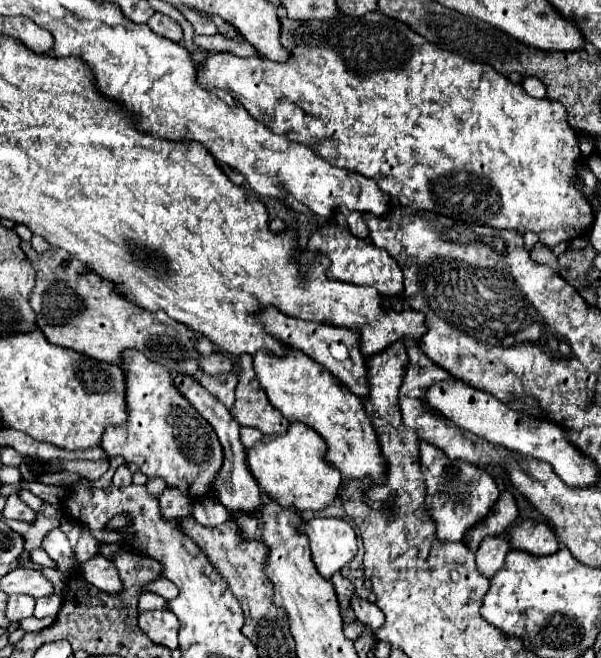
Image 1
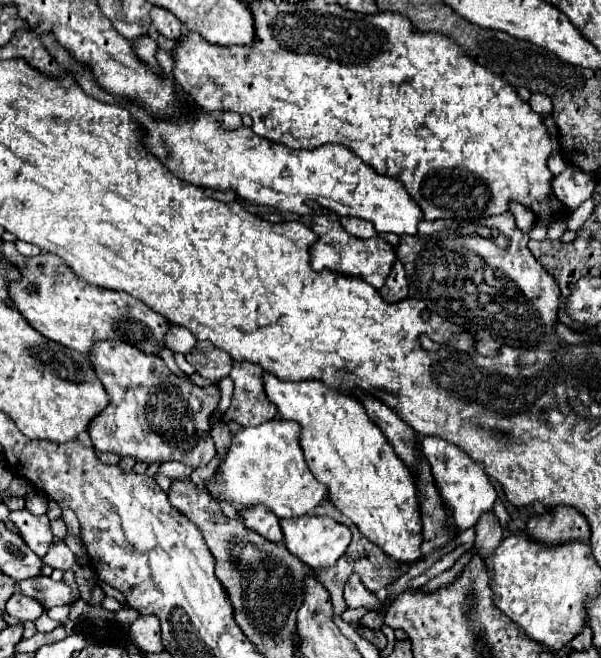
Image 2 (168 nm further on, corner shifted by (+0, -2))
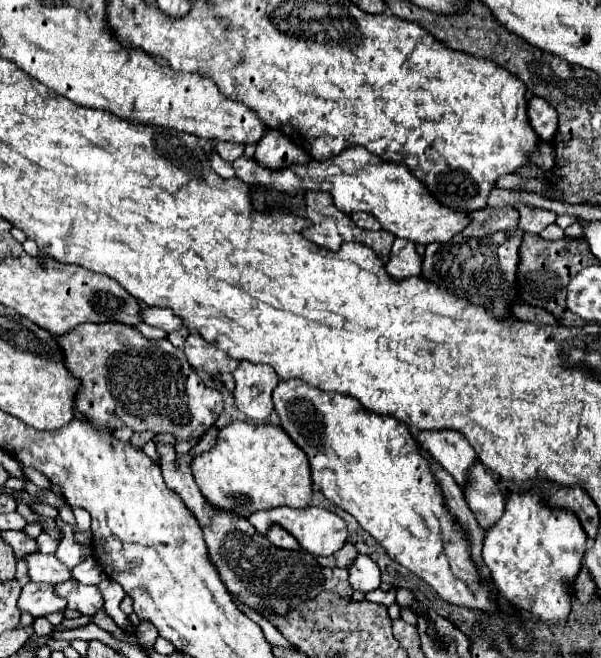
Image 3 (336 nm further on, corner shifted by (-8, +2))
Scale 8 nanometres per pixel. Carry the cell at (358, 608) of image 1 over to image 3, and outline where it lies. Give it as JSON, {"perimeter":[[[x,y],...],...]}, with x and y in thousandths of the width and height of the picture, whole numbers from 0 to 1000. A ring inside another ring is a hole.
{"perimeter":[[[596,842],[596,848],[579,863],[582,869],[582,891],[602,903],[612,903],[626,894],[632,894],[632,866],[612,845]]]}

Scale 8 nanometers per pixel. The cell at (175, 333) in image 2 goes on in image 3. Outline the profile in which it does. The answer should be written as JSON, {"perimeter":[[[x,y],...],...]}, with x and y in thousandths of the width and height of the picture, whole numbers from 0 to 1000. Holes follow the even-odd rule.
{"perimeter":[[[246,465],[246,468],[236,471],[236,483],[240,483],[243,492],[260,495],[260,498],[270,498],[270,502],[276,502],[280,508],[306,498],[306,489],[300,486],[300,480],[293,480],[293,477],[290,477],[286,471],[280,471],[280,468],[250,468],[250,465]]]}

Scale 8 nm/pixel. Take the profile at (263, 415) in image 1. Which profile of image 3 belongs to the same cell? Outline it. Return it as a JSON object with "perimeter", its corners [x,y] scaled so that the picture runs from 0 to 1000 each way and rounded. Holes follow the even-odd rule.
{"perimeter":[[[399,550],[399,556],[389,562],[393,578],[393,617],[416,635],[416,638],[443,638],[453,623],[453,593],[463,587],[466,574],[453,559],[443,553],[419,553],[419,550]]]}

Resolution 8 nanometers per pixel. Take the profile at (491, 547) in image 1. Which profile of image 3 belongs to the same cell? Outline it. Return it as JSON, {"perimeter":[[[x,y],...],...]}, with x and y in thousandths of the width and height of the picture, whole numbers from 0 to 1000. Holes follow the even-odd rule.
{"perimeter":[[[802,705],[785,711],[782,736],[772,742],[772,754],[785,781],[805,802],[819,802],[819,796],[825,796],[839,781],[839,754]]]}

